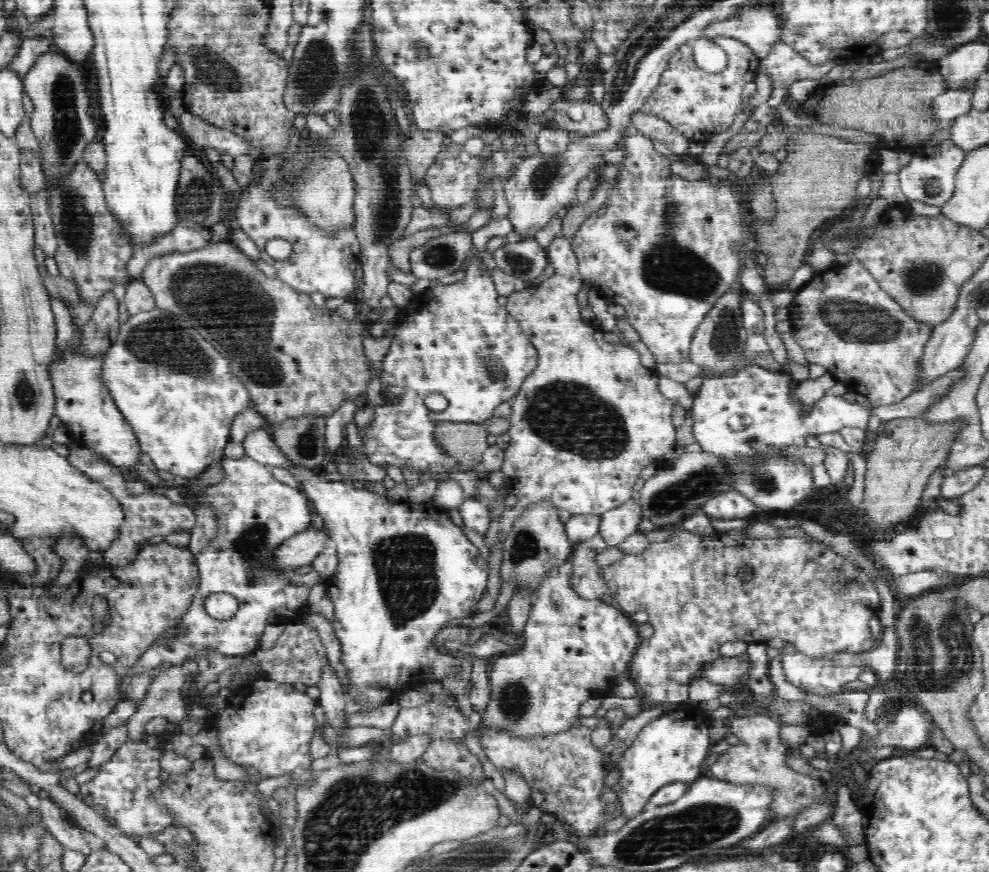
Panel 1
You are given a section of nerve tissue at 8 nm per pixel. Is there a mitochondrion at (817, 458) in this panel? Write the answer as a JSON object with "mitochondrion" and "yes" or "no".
{"mitochondrion":"no"}

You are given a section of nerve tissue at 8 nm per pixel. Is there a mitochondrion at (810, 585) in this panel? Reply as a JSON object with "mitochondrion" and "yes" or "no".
{"mitochondrion":"yes"}

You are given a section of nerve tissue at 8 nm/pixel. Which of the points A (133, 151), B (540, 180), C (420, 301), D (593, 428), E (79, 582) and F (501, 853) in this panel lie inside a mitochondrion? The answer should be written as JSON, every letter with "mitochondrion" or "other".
{"A":"other","B":"mitochondrion","C":"other","D":"mitochondrion","E":"other","F":"mitochondrion"}

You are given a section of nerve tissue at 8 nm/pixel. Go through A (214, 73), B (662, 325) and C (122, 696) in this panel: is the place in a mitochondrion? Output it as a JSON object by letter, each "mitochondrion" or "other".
{"A":"mitochondrion","B":"other","C":"other"}

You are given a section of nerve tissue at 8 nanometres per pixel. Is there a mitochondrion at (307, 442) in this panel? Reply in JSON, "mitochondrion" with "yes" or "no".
{"mitochondrion":"yes"}

